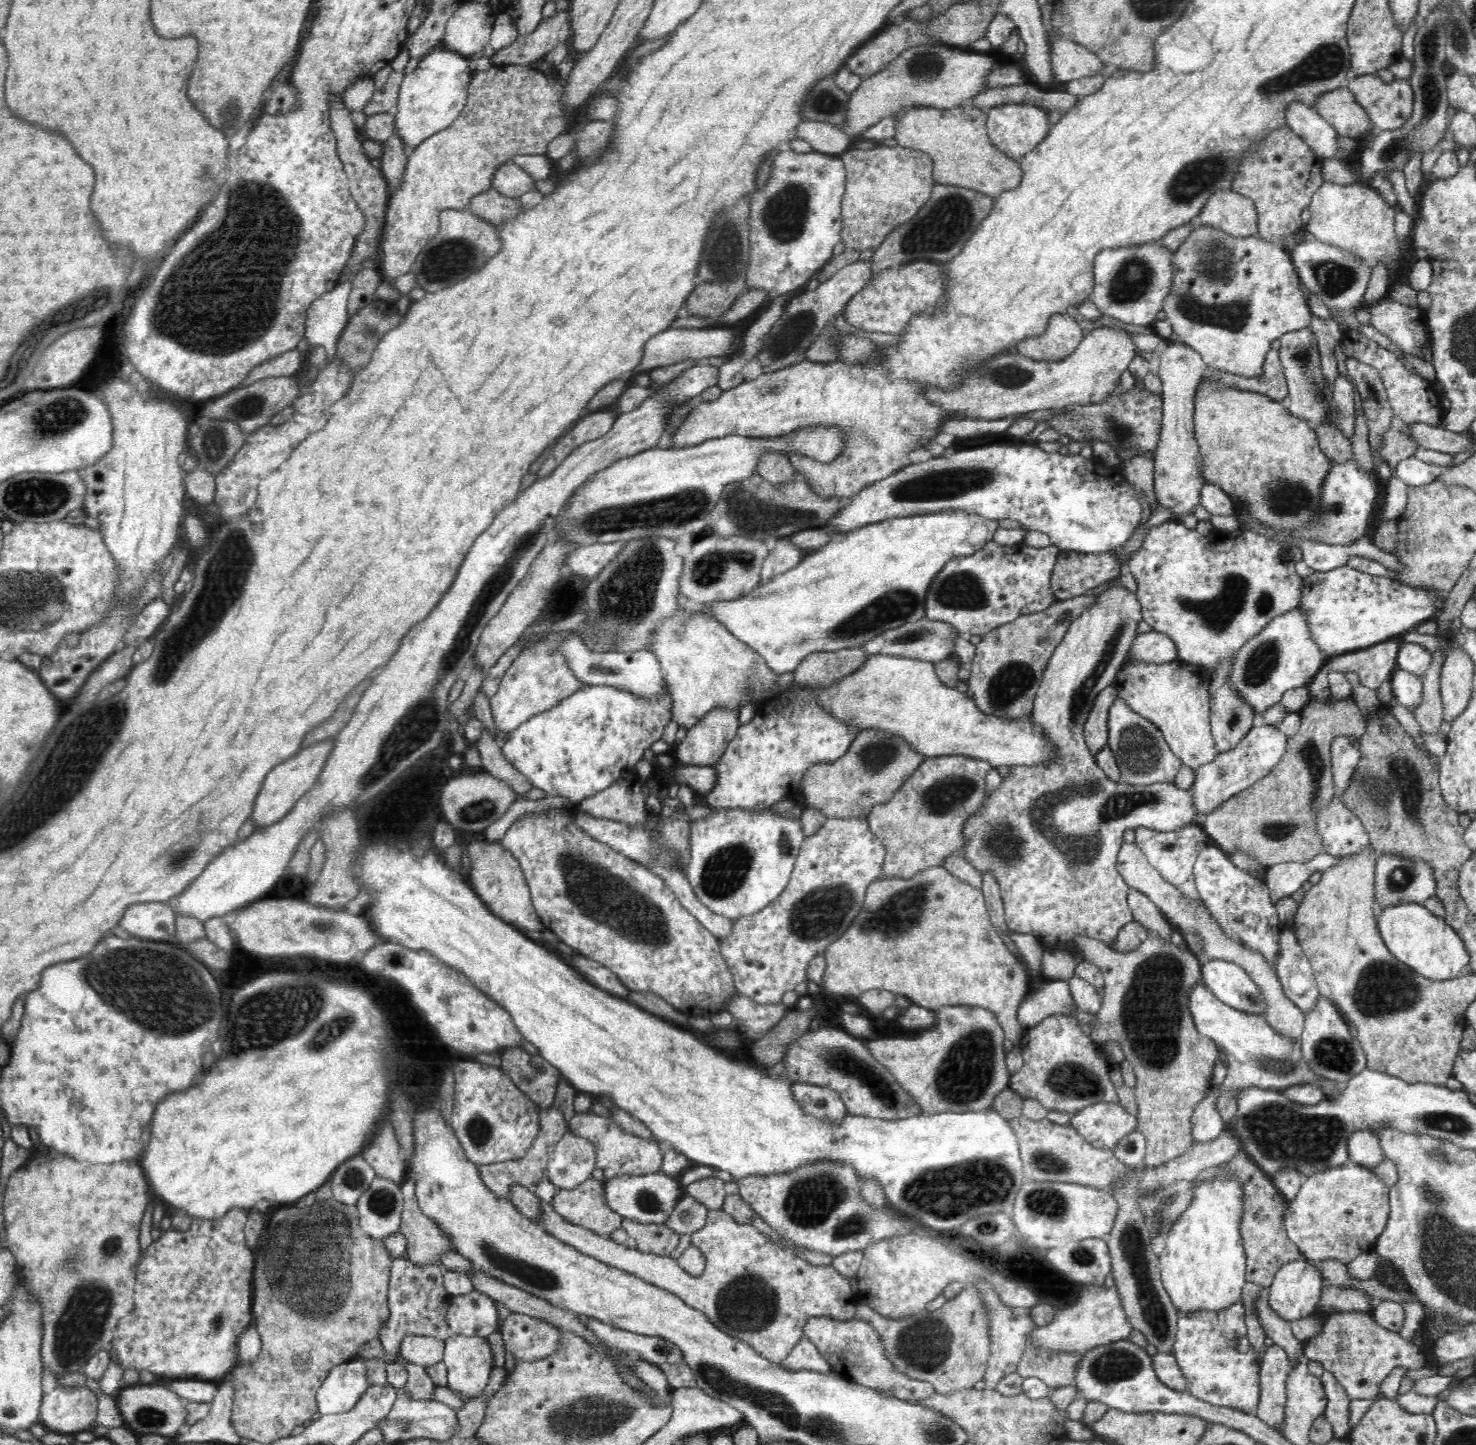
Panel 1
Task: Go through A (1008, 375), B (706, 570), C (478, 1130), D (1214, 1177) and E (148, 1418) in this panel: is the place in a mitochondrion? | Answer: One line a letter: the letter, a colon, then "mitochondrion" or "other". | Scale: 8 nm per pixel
A: mitochondrion
B: mitochondrion
C: mitochondrion
D: other
E: mitochondrion

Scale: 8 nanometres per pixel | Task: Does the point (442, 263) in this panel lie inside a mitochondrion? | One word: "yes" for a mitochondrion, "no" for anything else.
yes

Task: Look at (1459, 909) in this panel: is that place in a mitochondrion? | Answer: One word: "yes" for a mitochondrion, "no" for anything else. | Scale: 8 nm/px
no

